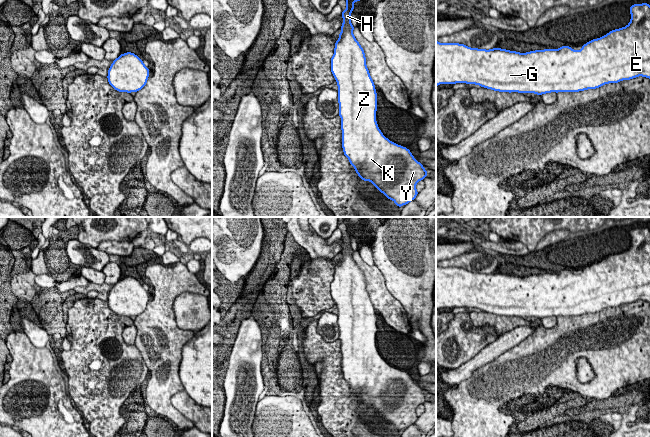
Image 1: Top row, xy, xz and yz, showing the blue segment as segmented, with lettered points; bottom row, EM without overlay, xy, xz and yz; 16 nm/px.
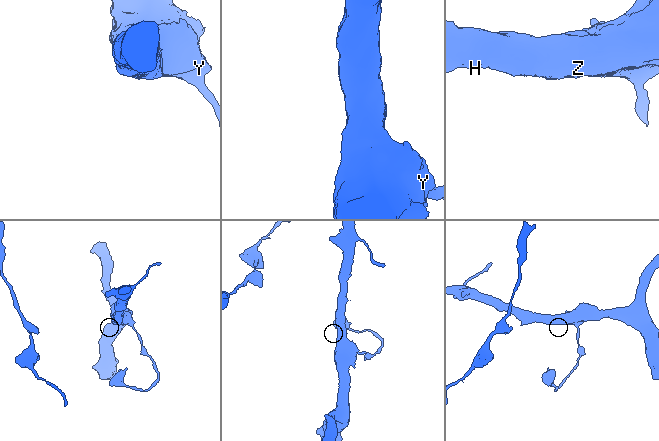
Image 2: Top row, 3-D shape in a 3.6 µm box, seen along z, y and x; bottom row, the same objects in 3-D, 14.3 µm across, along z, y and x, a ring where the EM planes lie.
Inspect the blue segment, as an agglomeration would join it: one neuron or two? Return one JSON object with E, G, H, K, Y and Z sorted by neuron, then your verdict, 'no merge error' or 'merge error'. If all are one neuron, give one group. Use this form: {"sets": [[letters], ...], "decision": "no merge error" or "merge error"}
{"sets": [["E", "G", "H", "K", "Y", "Z"]], "decision": "no merge error"}

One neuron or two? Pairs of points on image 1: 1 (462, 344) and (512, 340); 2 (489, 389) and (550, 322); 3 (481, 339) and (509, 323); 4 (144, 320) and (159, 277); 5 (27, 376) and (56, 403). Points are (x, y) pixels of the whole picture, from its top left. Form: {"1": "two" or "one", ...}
{"1": "two", "2": "two", "3": "two", "4": "one", "5": "one"}

